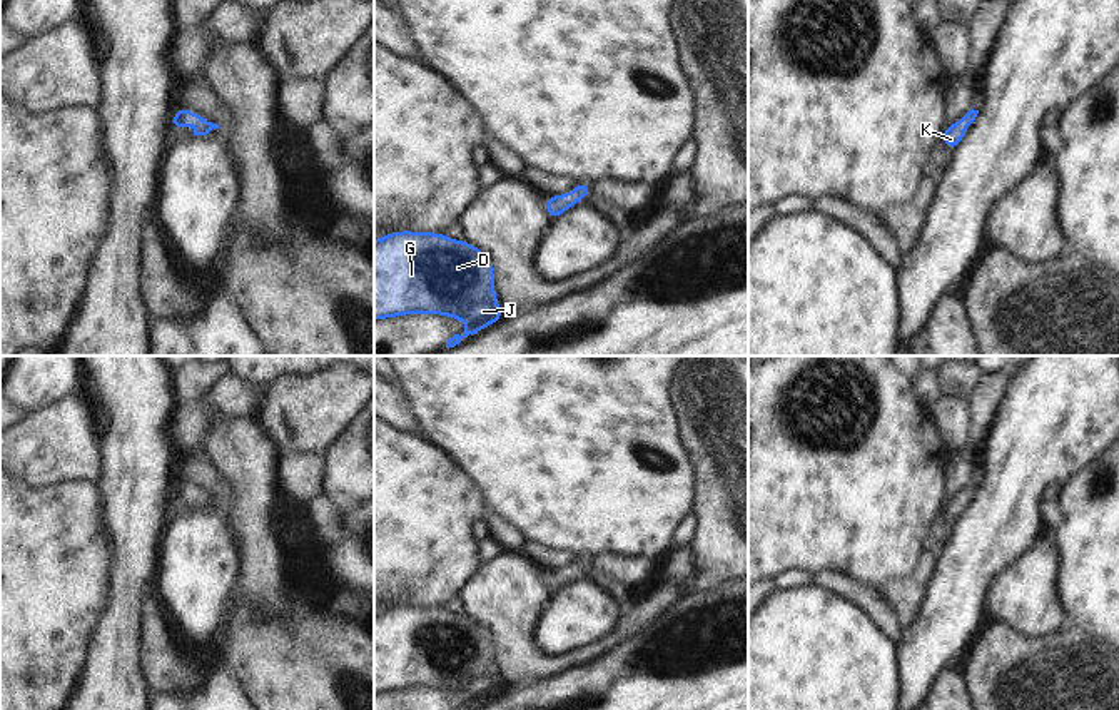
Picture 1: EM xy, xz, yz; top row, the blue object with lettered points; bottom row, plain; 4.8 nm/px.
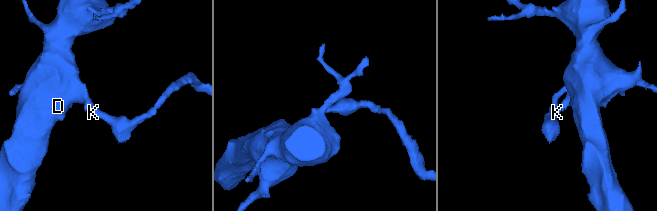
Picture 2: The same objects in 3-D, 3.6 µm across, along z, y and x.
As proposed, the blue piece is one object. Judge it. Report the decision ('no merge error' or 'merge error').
no merge error

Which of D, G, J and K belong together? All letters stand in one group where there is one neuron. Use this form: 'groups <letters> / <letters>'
groups D G J K

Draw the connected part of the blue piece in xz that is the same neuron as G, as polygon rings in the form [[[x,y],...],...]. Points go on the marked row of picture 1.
[[[392,231],[374,241],[374,321],[408,314],[463,319],[464,332],[446,342],[446,347],[454,347],[504,317],[494,279],[491,257],[468,241],[446,237],[444,232]]]

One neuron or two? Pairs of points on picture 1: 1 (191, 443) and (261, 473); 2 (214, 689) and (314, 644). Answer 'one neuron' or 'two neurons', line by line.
1: two neurons
2: two neurons

